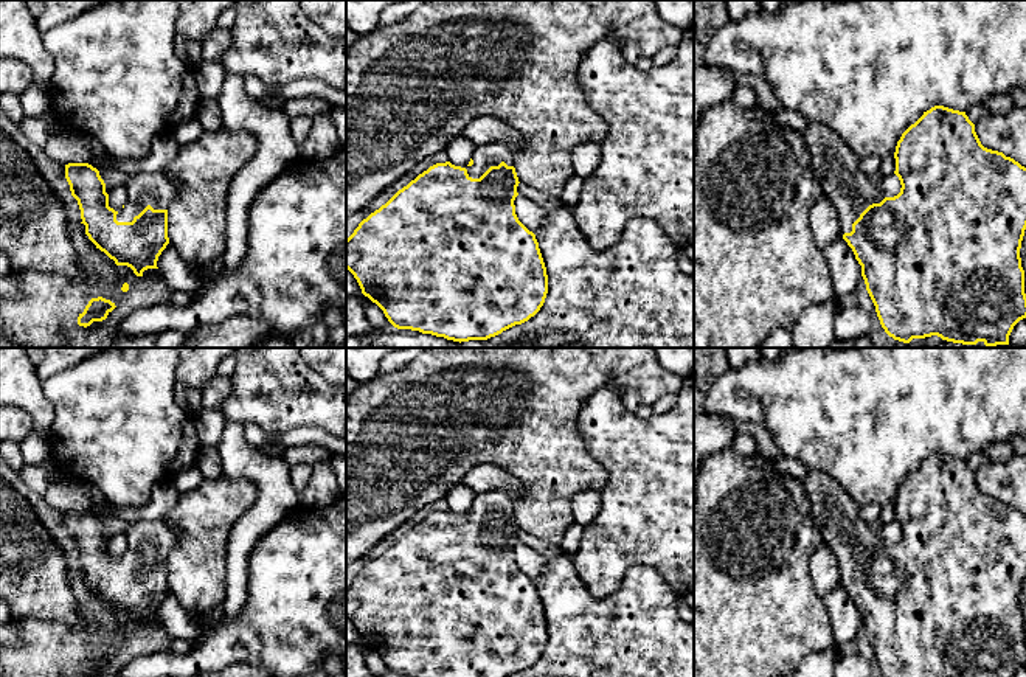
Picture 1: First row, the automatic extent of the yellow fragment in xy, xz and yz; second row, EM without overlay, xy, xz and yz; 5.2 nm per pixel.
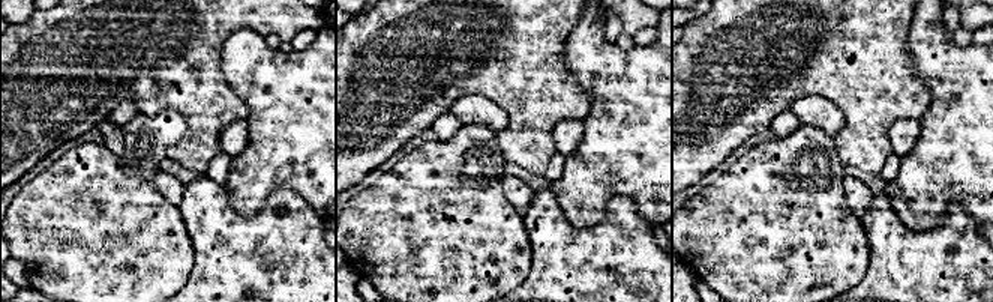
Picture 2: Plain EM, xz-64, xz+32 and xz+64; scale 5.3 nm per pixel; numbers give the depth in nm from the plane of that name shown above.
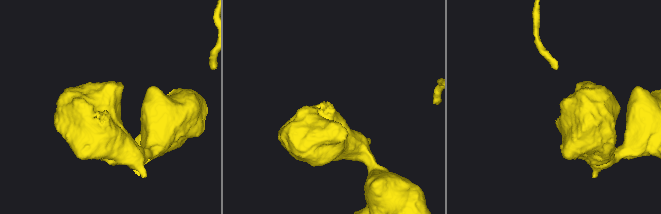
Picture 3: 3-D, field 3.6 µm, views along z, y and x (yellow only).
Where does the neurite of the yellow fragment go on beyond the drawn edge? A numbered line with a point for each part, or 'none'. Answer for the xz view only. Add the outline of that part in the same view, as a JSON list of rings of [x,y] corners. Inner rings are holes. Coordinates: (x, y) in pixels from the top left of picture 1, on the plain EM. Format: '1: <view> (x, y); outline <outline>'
1: xz (492, 502); outline [[[500,489],[475,494],[475,498],[470,505],[473,512],[466,516],[467,522],[472,526],[480,526],[490,514],[498,514],[501,509],[504,509],[508,514],[514,514],[515,505],[522,497]]]

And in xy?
1: xy (159, 538); outline [[[169,519],[154,522],[130,522],[127,531],[127,547],[118,559],[118,570],[132,570],[147,553],[154,557],[168,557],[177,545],[179,531],[171,525]]]

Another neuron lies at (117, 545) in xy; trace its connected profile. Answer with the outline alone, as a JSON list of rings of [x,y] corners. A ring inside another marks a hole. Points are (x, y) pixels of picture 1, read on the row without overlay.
[[[115,534],[109,540],[109,554],[115,559],[120,559],[127,547],[127,534]]]

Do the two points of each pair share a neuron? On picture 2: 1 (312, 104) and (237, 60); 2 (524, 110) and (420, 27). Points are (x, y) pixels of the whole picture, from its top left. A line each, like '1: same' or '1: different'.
1: same
2: same

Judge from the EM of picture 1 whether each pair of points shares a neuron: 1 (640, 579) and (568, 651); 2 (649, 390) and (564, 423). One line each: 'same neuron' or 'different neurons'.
1: same neuron
2: same neuron

